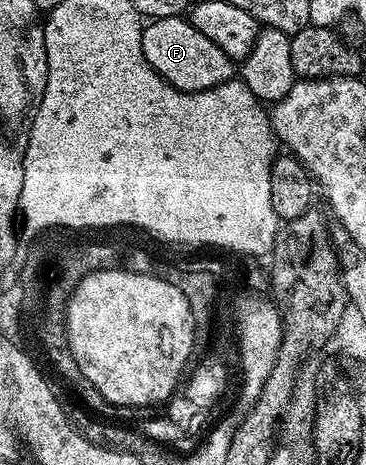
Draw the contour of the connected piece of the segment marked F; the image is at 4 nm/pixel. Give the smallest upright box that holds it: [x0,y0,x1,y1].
[142,16,235,92]

